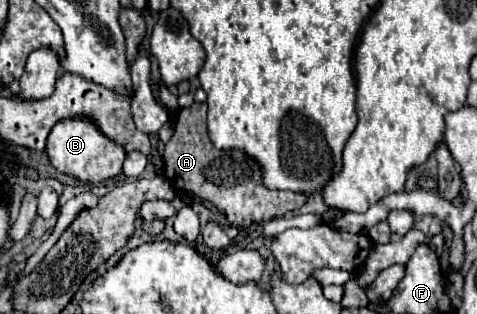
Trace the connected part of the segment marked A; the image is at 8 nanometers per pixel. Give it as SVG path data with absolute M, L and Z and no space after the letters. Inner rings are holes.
M194 102L190 108L180 110L174 134L168 140L162 158L164 176L172 182L172 186L178 186L180 190L196 194L204 202L214 204L218 214L222 214L226 218L226 224L230 226L250 226L250 222L268 222L276 216L284 216L286 212L298 210L306 202L304 194L264 188L258 164L242 152L224 152L214 148L206 132L206 104Z

